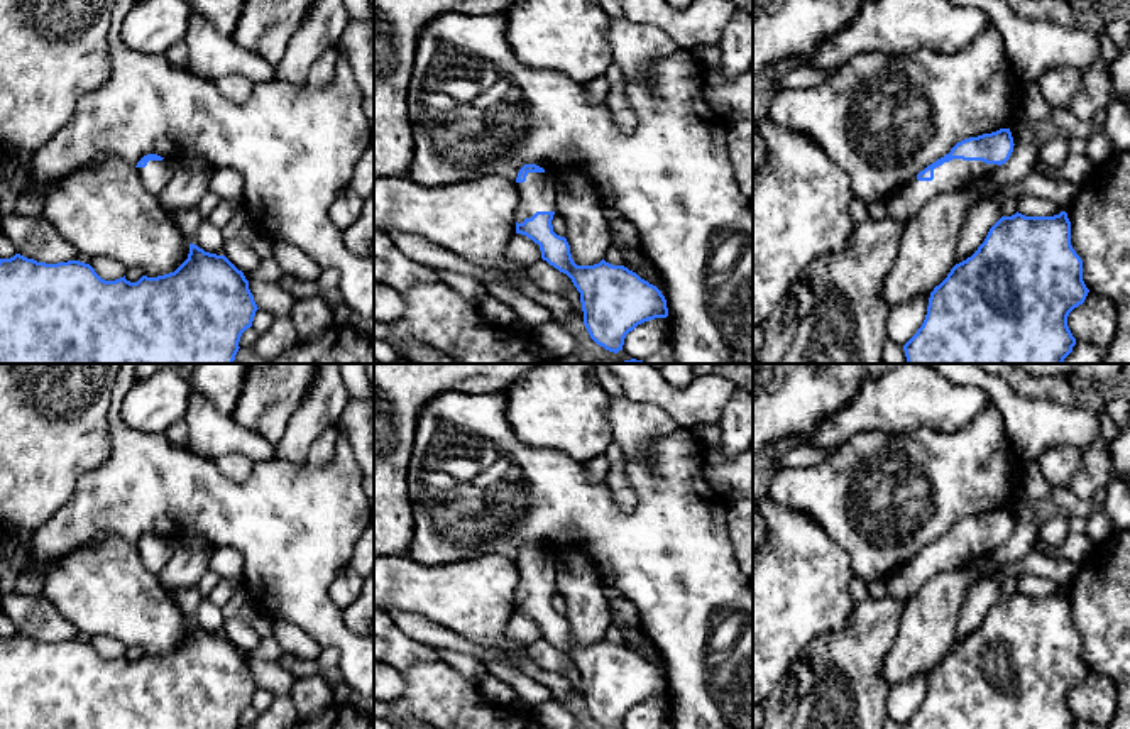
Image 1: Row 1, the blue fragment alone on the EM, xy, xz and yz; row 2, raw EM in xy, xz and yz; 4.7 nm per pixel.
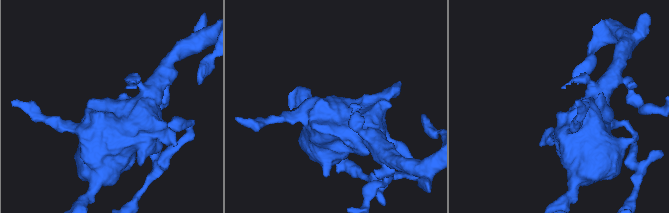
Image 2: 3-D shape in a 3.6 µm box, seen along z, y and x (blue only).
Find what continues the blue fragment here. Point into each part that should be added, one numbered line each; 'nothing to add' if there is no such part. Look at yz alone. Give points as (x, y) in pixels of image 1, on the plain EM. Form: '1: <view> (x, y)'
1: yz (904, 582)

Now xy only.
1: xy (154, 555)

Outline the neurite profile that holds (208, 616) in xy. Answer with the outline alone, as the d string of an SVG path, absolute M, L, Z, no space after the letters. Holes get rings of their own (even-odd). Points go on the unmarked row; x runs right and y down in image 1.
M206 597L201 600L193 622L205 631L223 634L225 617L222 614L222 609L213 606Z

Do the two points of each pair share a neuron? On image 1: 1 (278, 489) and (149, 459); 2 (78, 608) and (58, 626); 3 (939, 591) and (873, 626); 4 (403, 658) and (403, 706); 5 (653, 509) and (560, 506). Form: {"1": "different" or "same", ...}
{"1": "same", "2": "different", "3": "different", "4": "different", "5": "same"}

